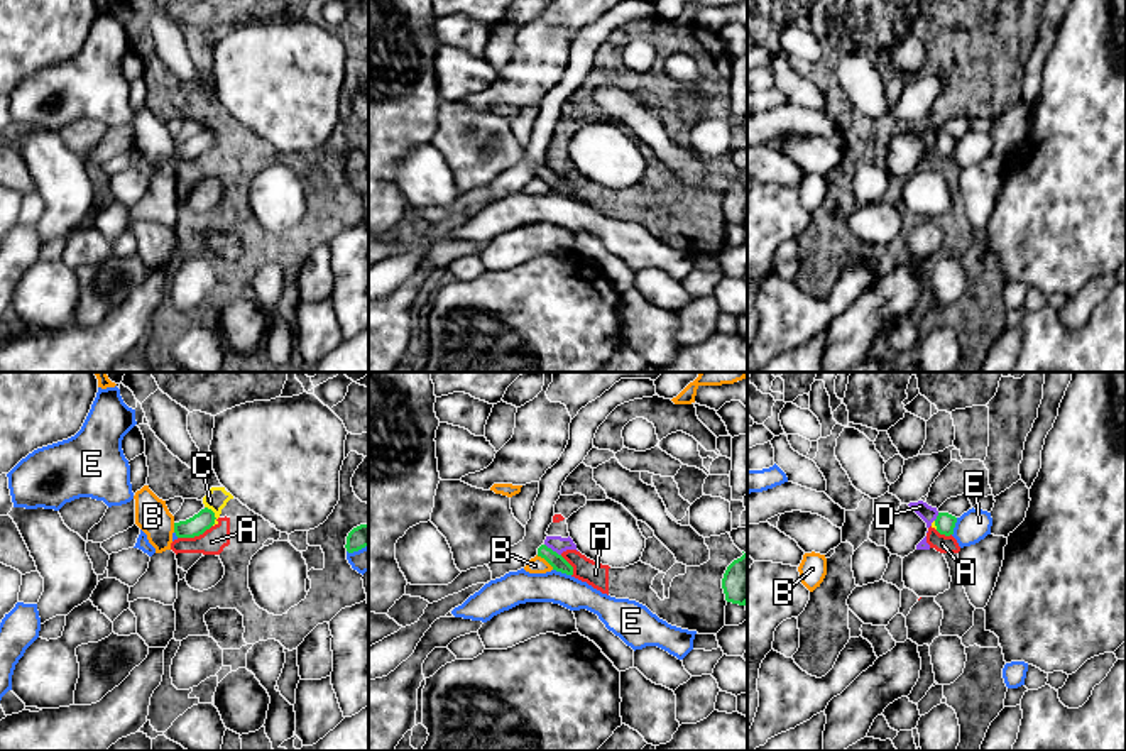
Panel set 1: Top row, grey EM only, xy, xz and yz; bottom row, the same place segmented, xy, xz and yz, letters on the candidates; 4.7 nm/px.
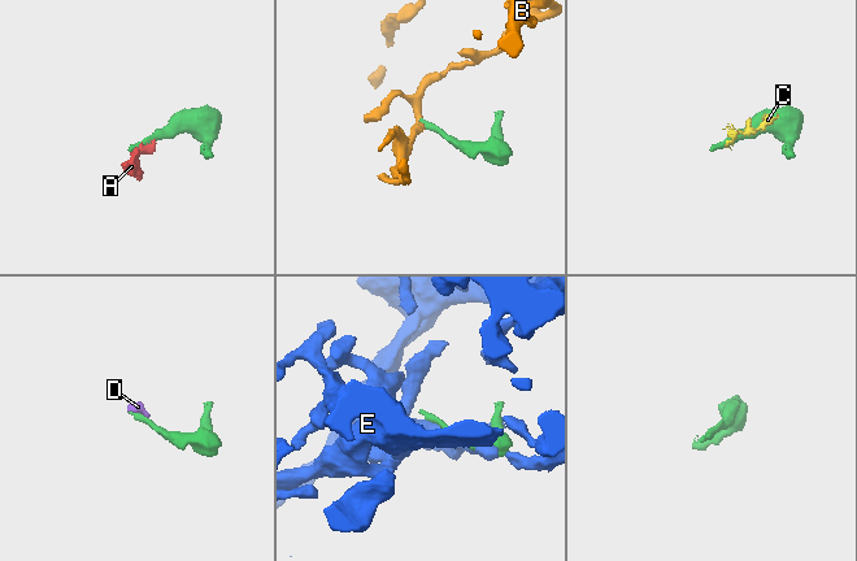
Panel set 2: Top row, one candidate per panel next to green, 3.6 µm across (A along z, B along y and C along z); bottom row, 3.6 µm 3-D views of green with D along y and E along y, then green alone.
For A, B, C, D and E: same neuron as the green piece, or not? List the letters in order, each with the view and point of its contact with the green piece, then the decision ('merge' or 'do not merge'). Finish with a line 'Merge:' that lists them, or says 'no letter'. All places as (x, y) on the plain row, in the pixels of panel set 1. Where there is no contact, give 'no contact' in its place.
A: meets green in xy at (195, 156); do not merge
B: meets green in xz at (545, 180); do not merge
C: meets green in xy at (213, 136); do not merge
D: meets green in xz at (552, 171); do not merge
E: meets green in xz at (562, 193); do not merge
Merge: no letter

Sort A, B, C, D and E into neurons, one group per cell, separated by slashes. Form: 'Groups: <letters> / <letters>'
Groups: A C D / B / E

